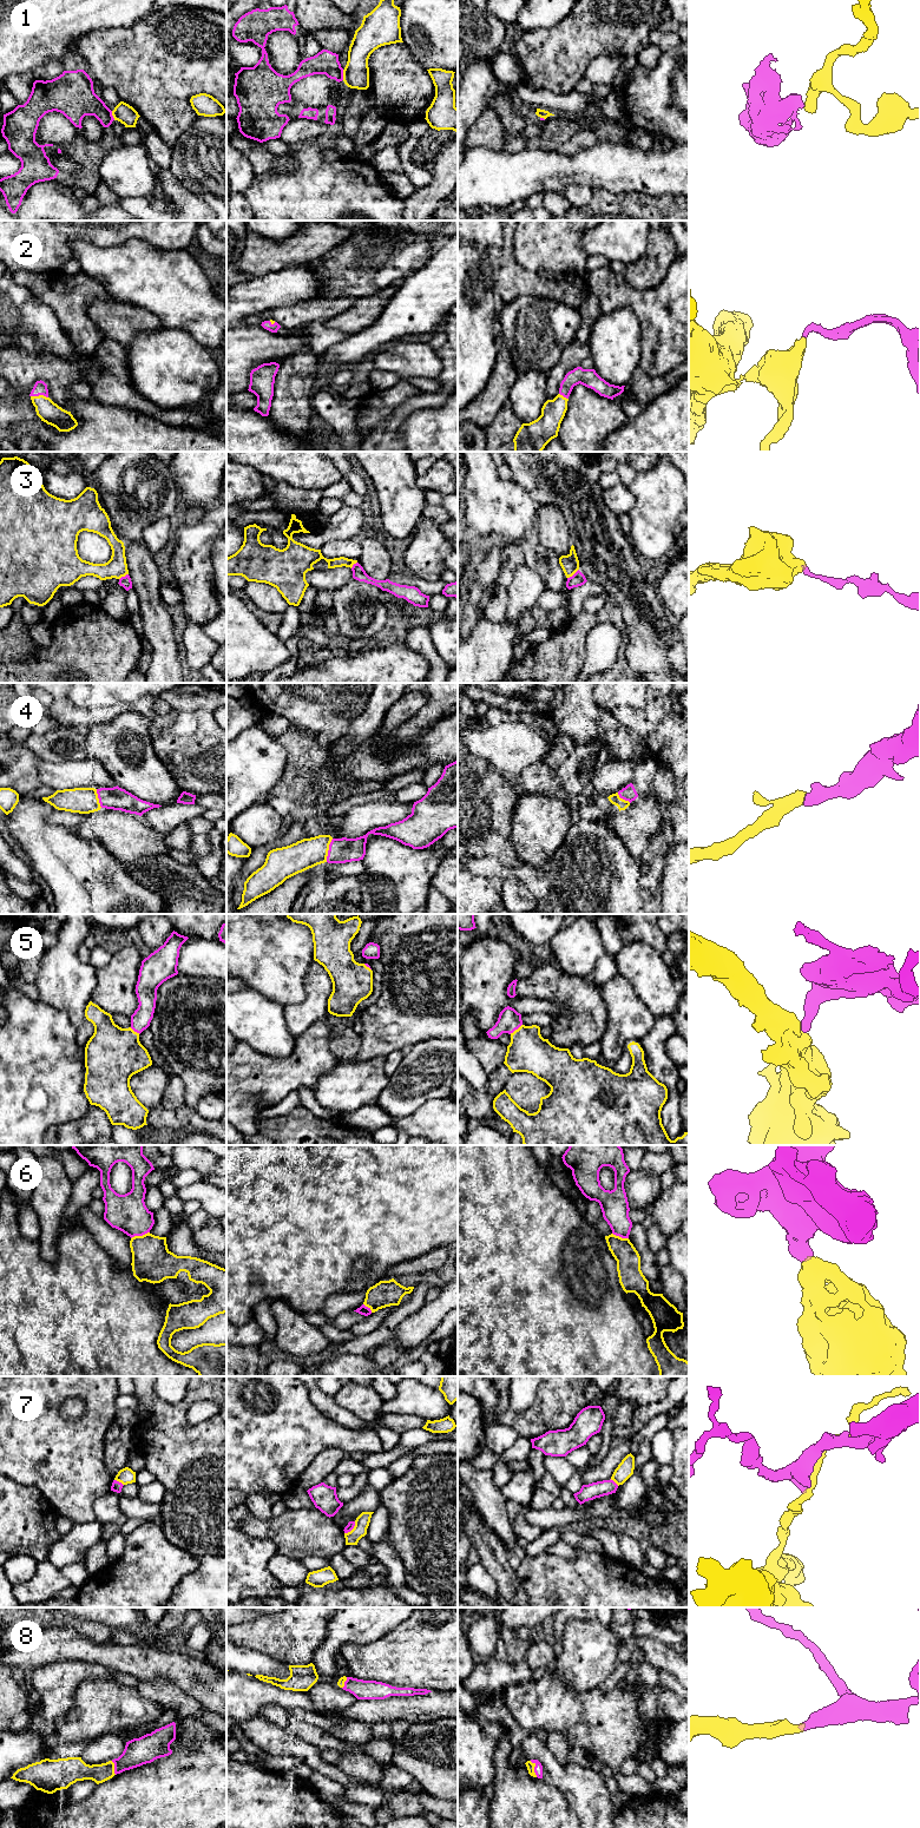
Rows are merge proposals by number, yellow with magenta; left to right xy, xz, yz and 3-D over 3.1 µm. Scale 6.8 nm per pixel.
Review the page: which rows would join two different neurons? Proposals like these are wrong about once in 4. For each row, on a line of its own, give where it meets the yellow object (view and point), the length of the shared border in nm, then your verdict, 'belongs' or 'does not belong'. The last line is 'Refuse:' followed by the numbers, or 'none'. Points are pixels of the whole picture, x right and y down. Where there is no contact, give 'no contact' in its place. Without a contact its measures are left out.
1: xz (343, 74) | 70 nm | does not belong
2: xy (39, 395) | 120 nm | belongs
3: yz (572, 574) | 100 nm | does not belong
4: xz (328, 849) | 170 nm | belongs
5: yz (516, 1030) | 110 nm | belongs
6: xy (139, 1236) | 140 nm | does not belong
7: xz (353, 1529) | 120 nm | does not belong
8: yz (533, 1768) | 120 nm | belongs
Refuse: 1, 3, 6, 7

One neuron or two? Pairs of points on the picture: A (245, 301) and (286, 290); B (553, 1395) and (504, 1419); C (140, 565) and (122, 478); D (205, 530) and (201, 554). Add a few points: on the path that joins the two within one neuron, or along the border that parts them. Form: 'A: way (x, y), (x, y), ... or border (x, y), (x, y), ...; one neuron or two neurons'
A: way (255, 296), (276, 290); one neuron
B: way (541, 1407), (530, 1419), (516, 1419); one neuron
C: border (143, 541), (129, 540), (124, 544); two neurons
D: way (201, 536), (201, 548); one neuron

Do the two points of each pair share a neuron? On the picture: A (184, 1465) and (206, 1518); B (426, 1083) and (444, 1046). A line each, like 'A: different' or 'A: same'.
A: same
B: same

